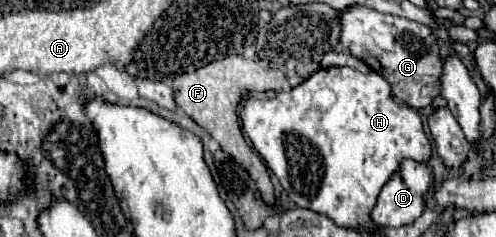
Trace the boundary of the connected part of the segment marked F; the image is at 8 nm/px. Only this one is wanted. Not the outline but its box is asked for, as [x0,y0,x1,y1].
[174,56,290,204]

